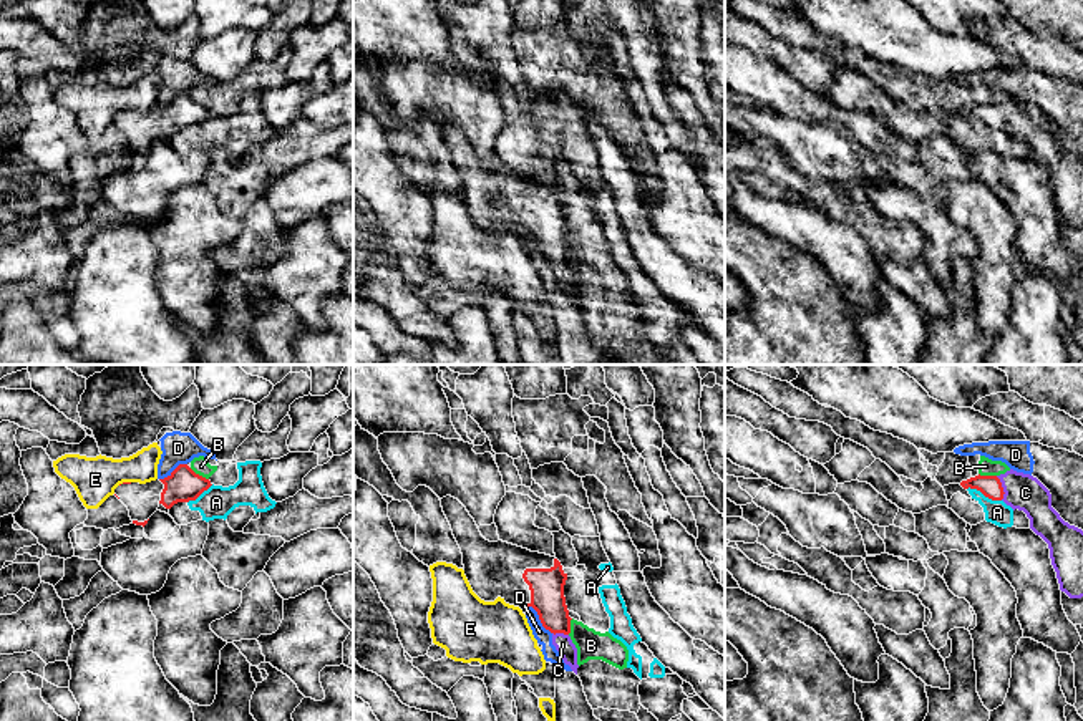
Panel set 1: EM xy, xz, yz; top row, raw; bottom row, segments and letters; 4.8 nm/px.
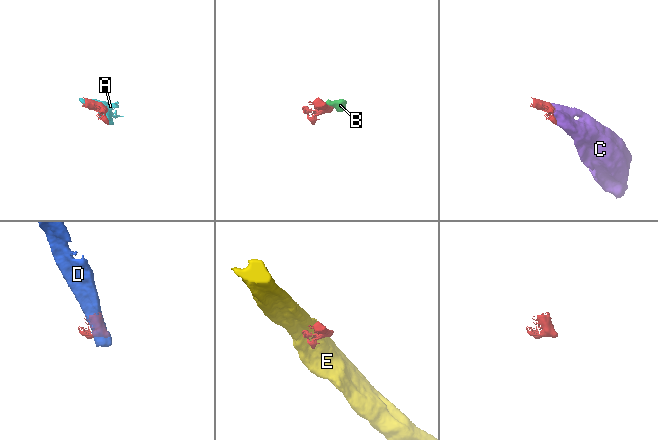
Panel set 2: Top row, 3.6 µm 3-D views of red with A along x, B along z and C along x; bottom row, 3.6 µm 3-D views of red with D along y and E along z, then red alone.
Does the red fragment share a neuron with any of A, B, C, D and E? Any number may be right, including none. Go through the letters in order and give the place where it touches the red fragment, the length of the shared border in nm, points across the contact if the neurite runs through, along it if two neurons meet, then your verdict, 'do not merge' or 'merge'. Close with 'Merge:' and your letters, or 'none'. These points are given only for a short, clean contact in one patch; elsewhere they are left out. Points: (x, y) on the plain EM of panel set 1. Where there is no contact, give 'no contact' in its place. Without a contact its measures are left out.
A: contact yz (984, 123); length 180 nm; border yz (967, 116), (976, 116), (990, 128), (1000, 130); do not merge
B: contact xy (198, 103); length 110 nm; border xy (189, 96), (208, 108); do not merge
C: contact yz (1002, 116); length 120 nm; merge
D: contact xz (539, 247); length 180 nm; border xz (528, 234), (551, 262); do not merge
E: contact xy (123, 111); length 70 nm; border xy (130, 110), (118, 113); do not merge
Merge: C

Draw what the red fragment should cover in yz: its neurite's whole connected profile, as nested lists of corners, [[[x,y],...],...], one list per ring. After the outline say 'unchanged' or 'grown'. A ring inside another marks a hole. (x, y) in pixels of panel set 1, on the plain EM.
[[[1010,98],[1000,104],[979,103],[960,114],[1023,139],[1030,157],[1048,172],[1060,219],[1070,227],[1083,225],[1083,159],[1060,146],[1051,136],[1050,119],[1037,106]]]; grown

